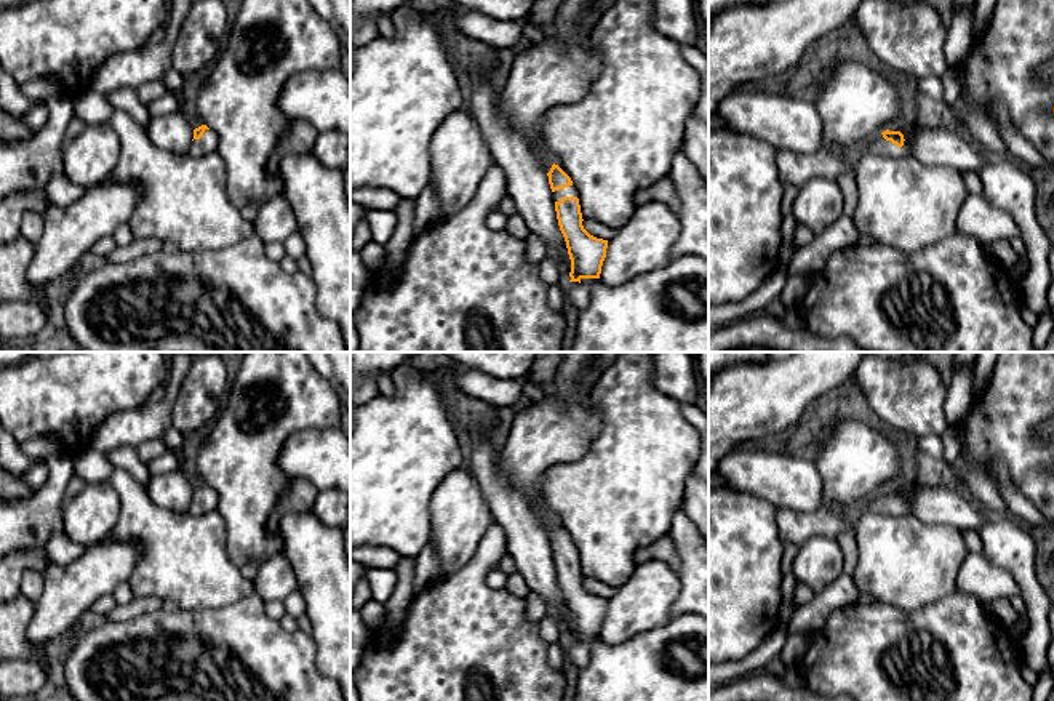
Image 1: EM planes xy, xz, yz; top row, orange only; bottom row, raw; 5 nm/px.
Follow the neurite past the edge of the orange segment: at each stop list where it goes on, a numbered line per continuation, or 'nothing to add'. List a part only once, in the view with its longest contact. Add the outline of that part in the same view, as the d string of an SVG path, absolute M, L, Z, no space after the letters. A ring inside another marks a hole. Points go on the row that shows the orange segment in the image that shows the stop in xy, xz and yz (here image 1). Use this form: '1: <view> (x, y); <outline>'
1: yz (878, 146); M876 134L872 139L867 139L857 150L857 155L860 154L875 154L875 155L884 155L884 157L902 157L910 154L910 146L907 141L904 141L904 146L899 149L891 141L886 141L883 134Z

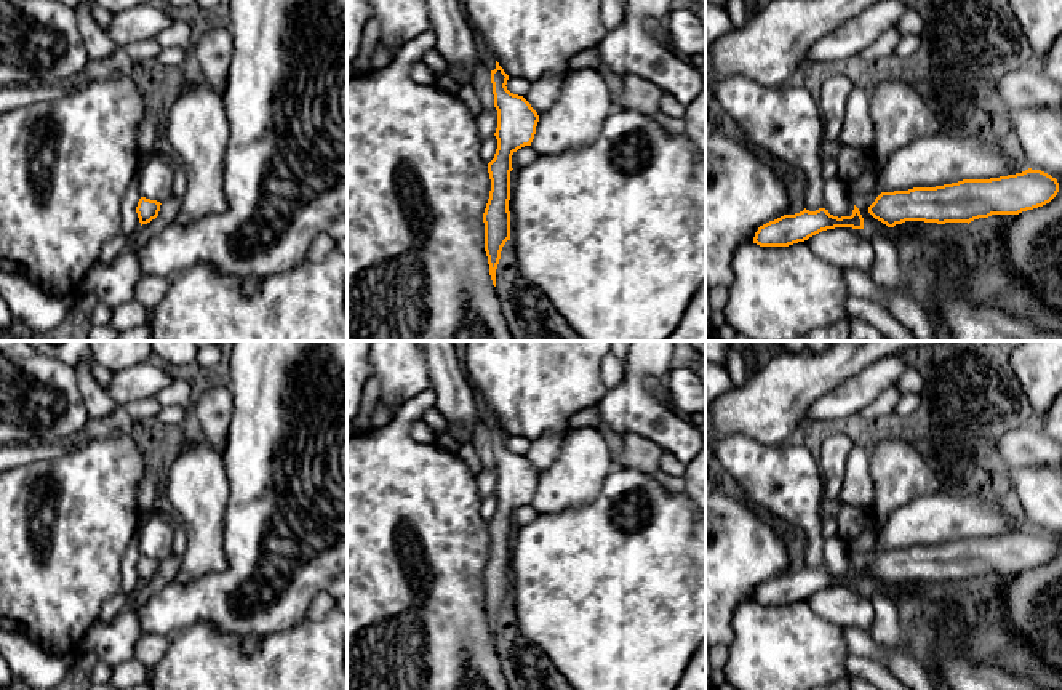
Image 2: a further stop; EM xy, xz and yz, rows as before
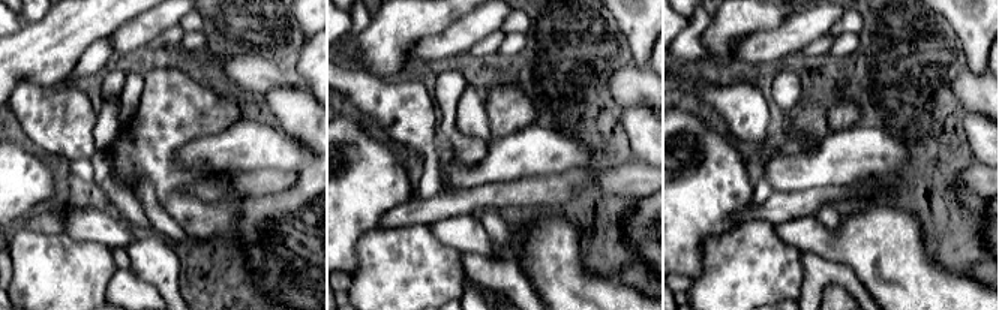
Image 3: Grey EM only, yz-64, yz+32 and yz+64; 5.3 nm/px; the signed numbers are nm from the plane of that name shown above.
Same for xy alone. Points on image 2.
nothing to add

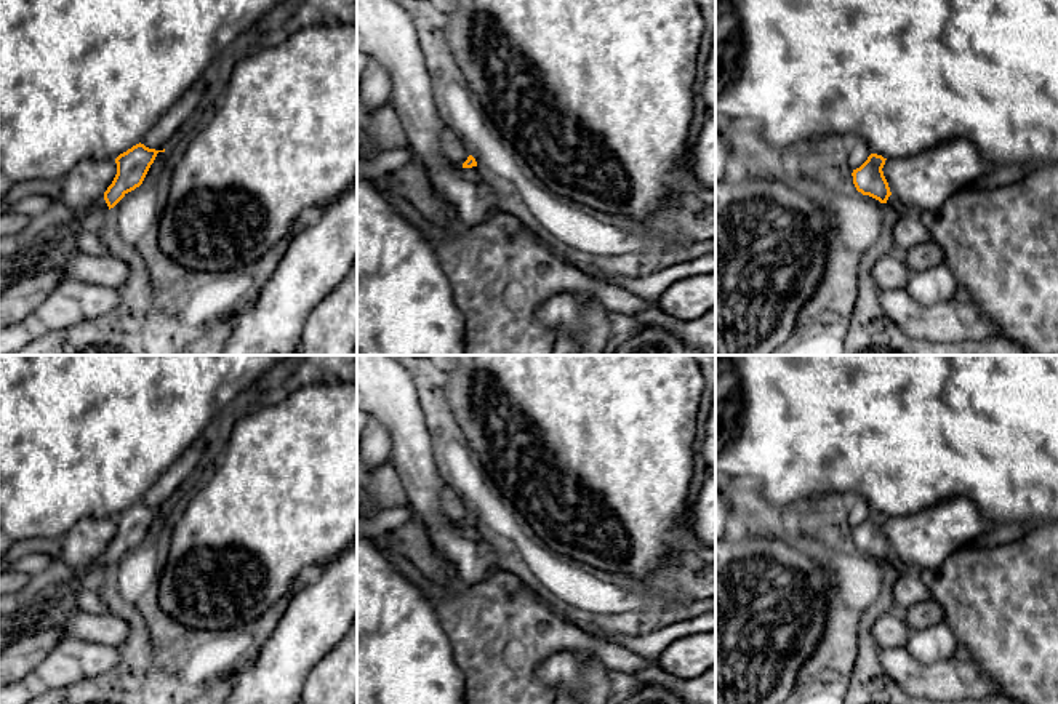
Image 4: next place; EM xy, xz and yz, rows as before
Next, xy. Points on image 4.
1: xy (84, 218); M101 195L93 205L86 210L77 213L62 213L56 219L62 221L67 227L88 227L94 226L101 218L106 218L109 206Z

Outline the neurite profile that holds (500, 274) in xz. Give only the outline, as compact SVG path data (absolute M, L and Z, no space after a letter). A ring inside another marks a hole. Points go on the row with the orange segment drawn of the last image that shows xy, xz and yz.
M439 192L450 226L437 230L439 264L447 274L453 298L466 318L464 355L552 355L555 334L536 318L536 309L549 298L570 293L607 312L634 315L658 307L631 291L589 277L541 245L511 213L499 211L477 226L464 224L456 208Z

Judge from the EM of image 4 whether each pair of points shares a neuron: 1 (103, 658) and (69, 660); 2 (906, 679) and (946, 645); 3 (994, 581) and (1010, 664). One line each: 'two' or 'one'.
1: one
2: two
3: one

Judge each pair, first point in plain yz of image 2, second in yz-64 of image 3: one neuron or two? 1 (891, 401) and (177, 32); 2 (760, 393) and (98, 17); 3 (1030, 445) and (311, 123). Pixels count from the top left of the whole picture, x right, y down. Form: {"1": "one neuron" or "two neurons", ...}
{"1": "one neuron", "2": "one neuron", "3": "two neurons"}

